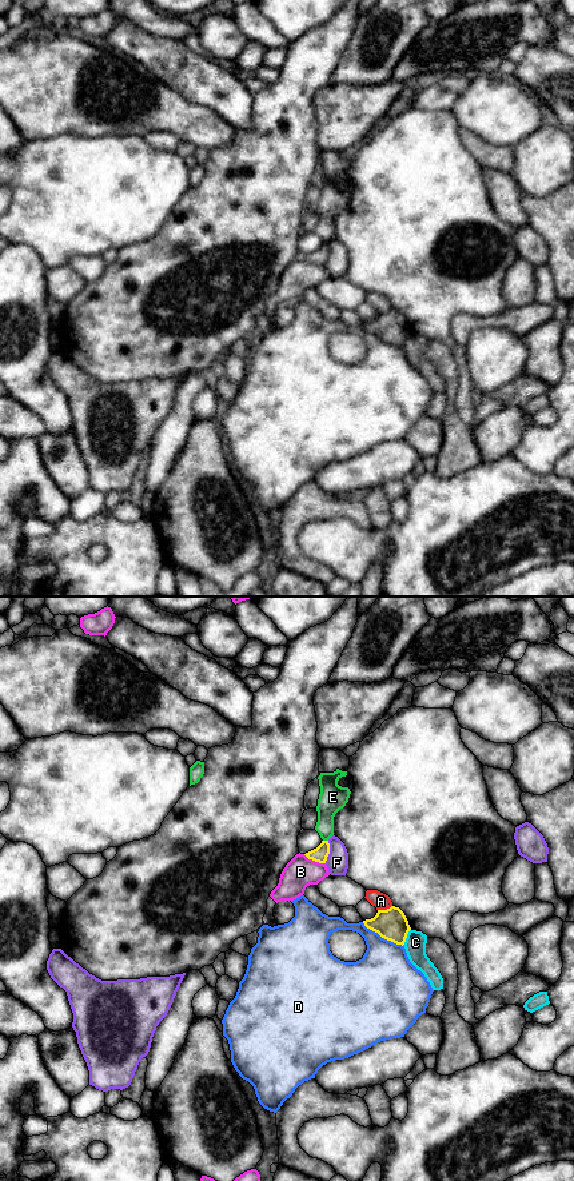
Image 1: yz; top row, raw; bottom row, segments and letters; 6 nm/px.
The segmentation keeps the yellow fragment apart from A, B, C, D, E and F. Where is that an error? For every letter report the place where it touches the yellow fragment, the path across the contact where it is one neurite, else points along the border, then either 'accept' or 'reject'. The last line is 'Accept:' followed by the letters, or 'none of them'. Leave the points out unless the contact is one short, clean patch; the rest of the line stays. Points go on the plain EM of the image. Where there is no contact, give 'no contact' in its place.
A: yz (385, 312) | reject
B: yz (314, 262) | reject
C: yz (406, 339) | reject
D: yz (382, 339) | reject
E: yz (326, 243) | along yz (323, 242), (327, 243) | reject
F: yz (329, 254) | reject
Accept: none of them

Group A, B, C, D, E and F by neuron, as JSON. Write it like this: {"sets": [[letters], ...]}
{"sets": [["A"], ["B"], ["C"], ["D"], ["E"], ["F"]]}

